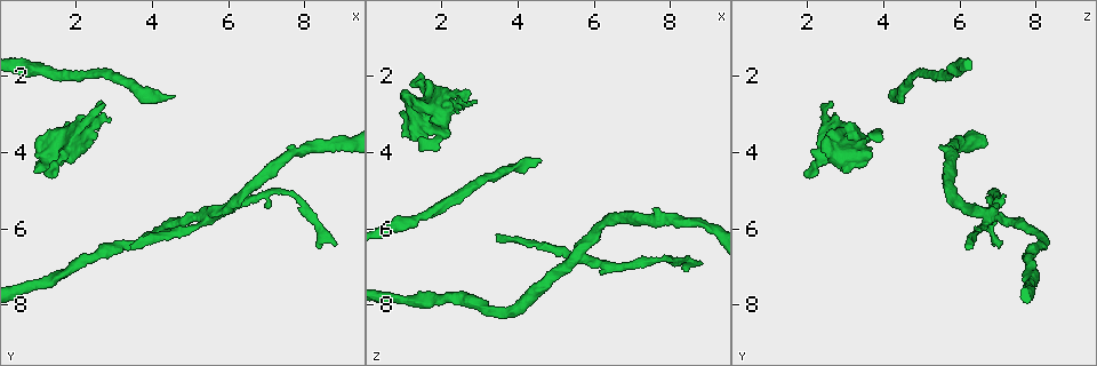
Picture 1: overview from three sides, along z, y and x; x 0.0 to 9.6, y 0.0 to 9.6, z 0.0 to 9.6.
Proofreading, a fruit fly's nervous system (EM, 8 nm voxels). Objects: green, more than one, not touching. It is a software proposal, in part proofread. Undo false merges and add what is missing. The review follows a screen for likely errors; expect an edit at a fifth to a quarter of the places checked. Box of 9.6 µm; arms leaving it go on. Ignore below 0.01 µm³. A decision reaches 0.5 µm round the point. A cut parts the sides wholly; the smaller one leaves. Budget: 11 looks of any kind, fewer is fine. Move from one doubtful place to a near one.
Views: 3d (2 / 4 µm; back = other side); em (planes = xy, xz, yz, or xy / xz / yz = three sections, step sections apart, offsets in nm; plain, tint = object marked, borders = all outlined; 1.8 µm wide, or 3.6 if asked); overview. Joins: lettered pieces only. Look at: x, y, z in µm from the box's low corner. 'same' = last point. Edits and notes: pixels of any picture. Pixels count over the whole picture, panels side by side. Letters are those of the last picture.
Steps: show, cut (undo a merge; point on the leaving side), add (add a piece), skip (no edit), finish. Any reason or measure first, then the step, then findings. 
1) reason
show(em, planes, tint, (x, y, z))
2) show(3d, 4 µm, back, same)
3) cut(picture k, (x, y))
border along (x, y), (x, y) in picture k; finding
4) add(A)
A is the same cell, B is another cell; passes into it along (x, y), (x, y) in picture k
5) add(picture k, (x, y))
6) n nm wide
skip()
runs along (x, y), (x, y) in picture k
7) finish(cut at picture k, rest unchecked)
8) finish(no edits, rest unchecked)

narrows sharply
show(em, planes, borders, (7.80, 5.15, 6.80))

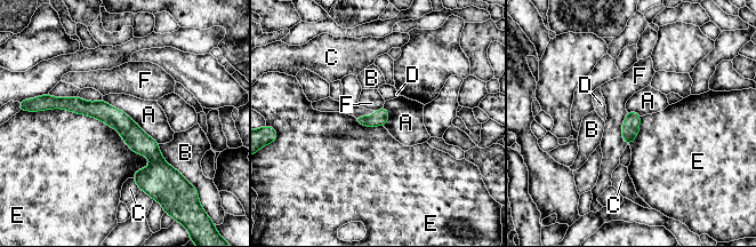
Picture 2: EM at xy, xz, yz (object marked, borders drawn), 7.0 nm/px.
skip()
A, B, C, D, E and F are other cells; runs along (56, 102), (118, 119), (168, 169) in picture 2; one neuron here

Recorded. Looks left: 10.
sharp bend
show(3d, 2 µm, (5.60, 5.55, 6.60))

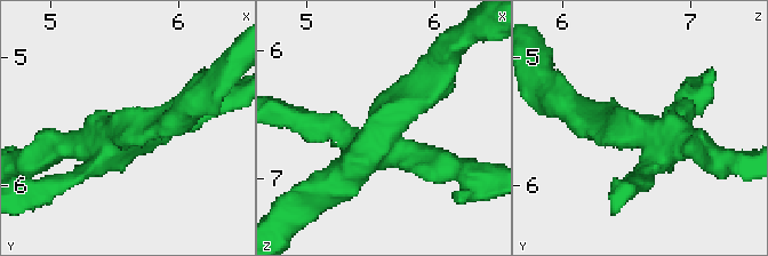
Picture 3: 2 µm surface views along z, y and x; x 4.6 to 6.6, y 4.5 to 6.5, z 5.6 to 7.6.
4 arms; now the EM
show(em, planes, borders, (5.58, 5.54, 6.60))

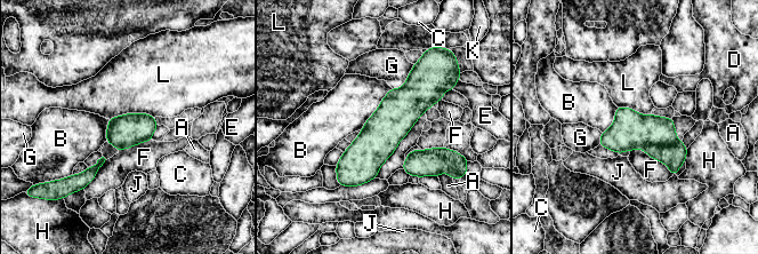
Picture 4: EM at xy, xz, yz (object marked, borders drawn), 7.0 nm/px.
B touches over 380 nm
cut(picture 4, (674, 156))
A, B, C, D, E, F, G, H, J, K and L are other cells; border along (678, 141), (642, 148) in picture 4; a second neuron is stuck on

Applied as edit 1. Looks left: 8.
show(overview)

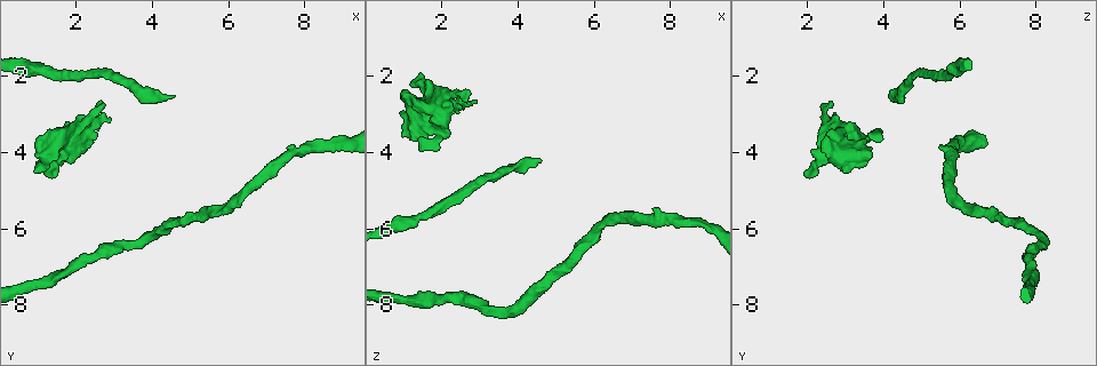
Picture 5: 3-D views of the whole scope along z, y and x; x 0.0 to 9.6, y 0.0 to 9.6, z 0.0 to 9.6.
stops while still wide
show(3d, 4 µm, (1.70, 4.05, 3.50))

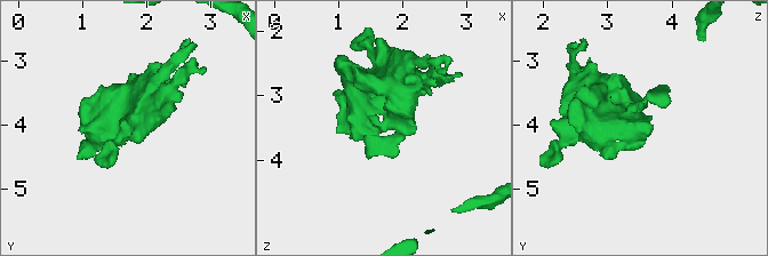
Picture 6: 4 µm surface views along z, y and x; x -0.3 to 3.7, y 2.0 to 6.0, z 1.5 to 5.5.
show(em, planes, plain, (1.70, 4.00, 3.50))

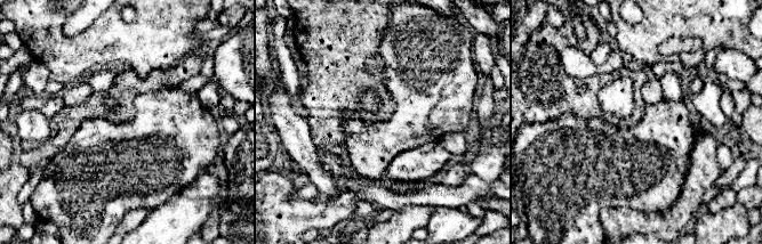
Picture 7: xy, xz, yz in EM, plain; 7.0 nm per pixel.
show(em, planes, borders, same)

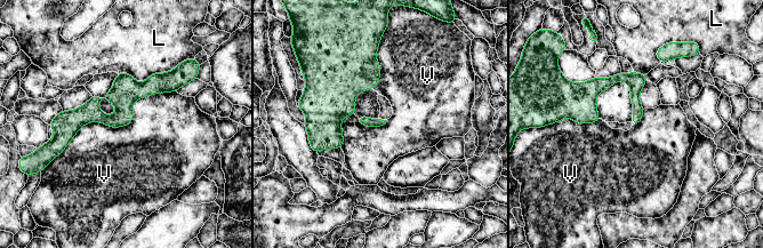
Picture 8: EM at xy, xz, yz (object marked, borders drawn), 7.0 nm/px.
skip()
L and V are other cells; runs along (179, 84), (98, 98), (56, 128) in picture 8; no lettered piece goes on from it

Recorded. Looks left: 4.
an open end
show(em, planes, borders, (1.45, 4.65, 1.95))

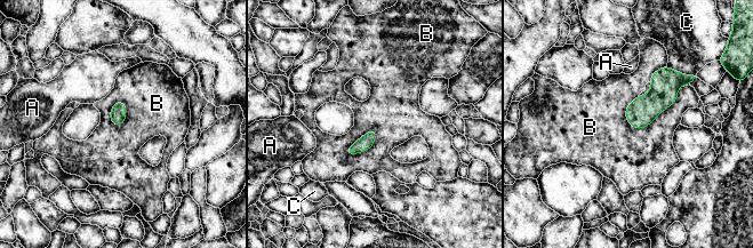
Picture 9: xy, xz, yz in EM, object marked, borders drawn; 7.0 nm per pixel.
skip()
A, B and C are other cells; no lettered piece goes on from it

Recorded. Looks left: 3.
finish(cut at picture 4, rest unchecked)

